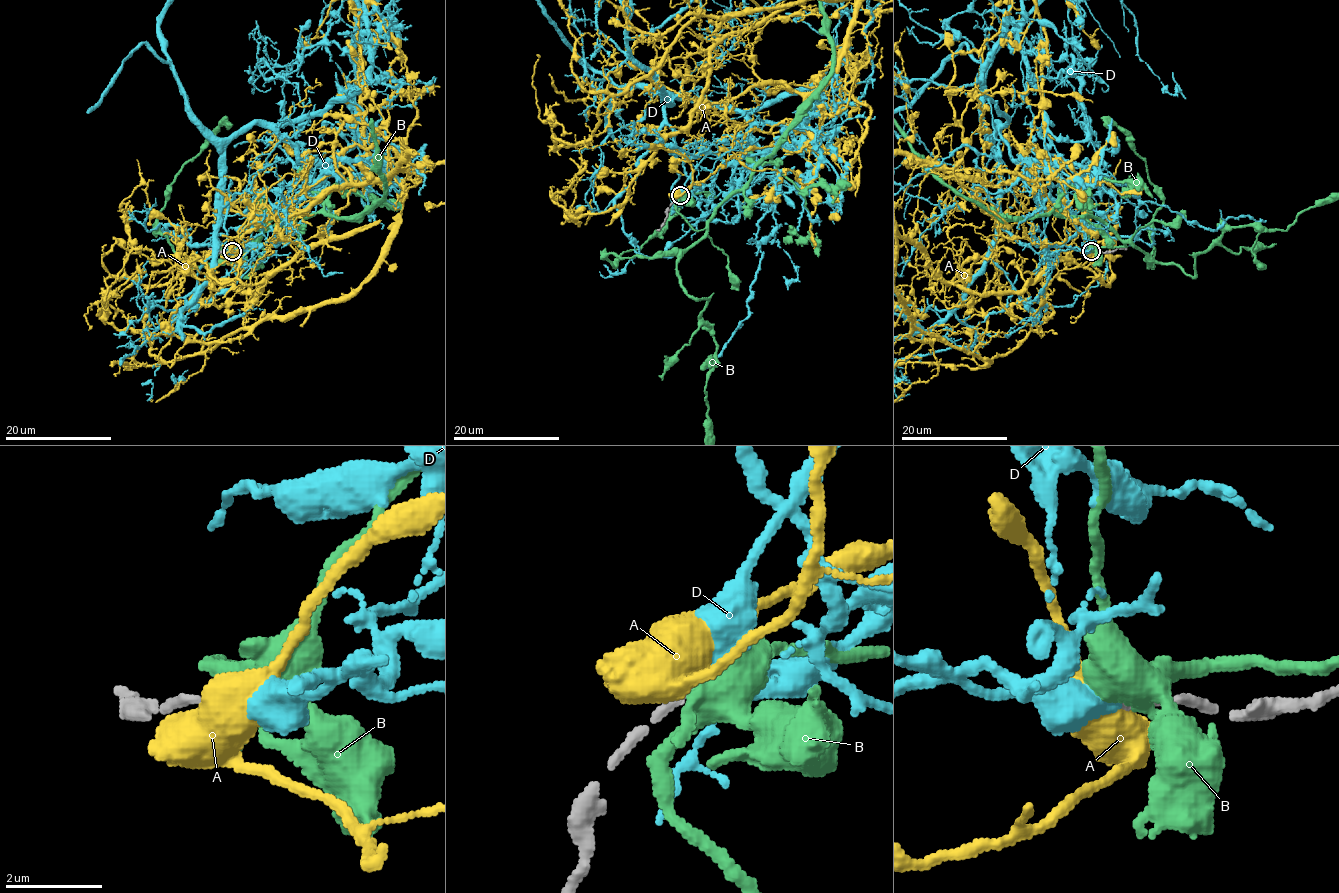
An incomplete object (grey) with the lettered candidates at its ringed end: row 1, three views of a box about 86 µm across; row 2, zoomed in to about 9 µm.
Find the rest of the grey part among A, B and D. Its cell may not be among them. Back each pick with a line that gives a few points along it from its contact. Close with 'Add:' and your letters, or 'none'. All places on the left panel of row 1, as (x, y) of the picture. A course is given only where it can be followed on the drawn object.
Add: D

